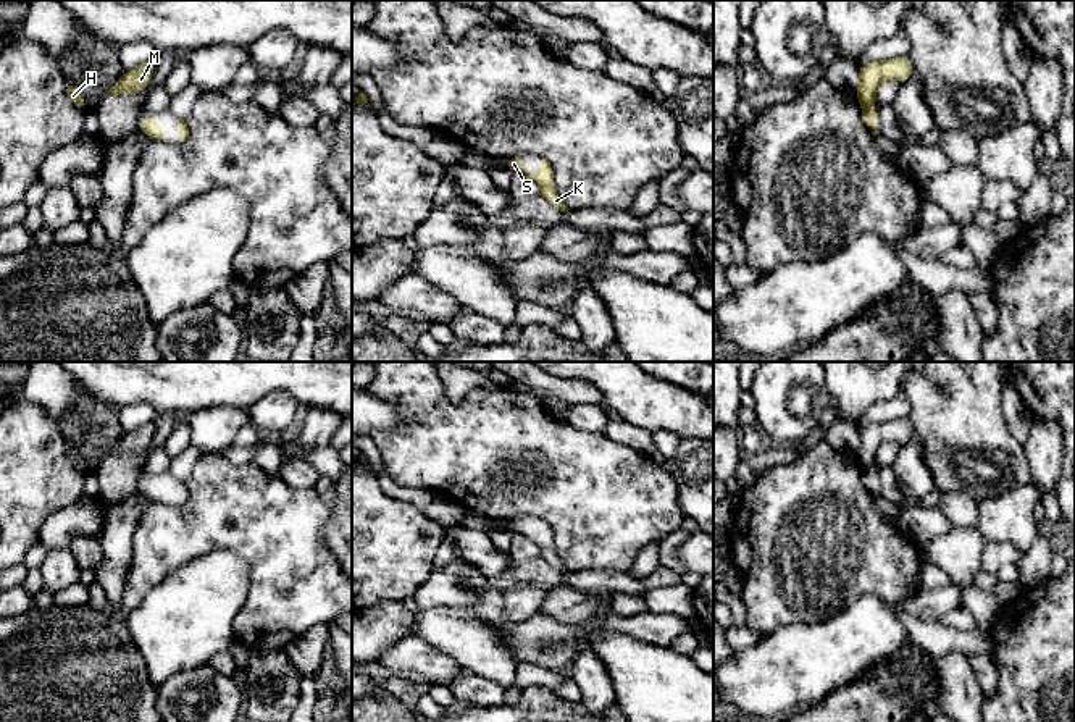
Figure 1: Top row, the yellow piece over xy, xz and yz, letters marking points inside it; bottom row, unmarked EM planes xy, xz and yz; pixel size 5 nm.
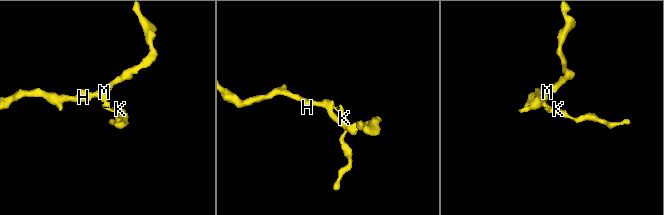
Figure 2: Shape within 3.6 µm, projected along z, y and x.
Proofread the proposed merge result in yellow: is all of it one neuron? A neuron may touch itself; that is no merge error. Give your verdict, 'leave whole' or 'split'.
leave whole

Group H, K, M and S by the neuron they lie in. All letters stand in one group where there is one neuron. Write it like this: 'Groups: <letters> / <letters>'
Groups: H K M S

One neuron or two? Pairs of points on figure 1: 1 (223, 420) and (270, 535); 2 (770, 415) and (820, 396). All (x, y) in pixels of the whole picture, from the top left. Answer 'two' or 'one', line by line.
1: two
2: one

